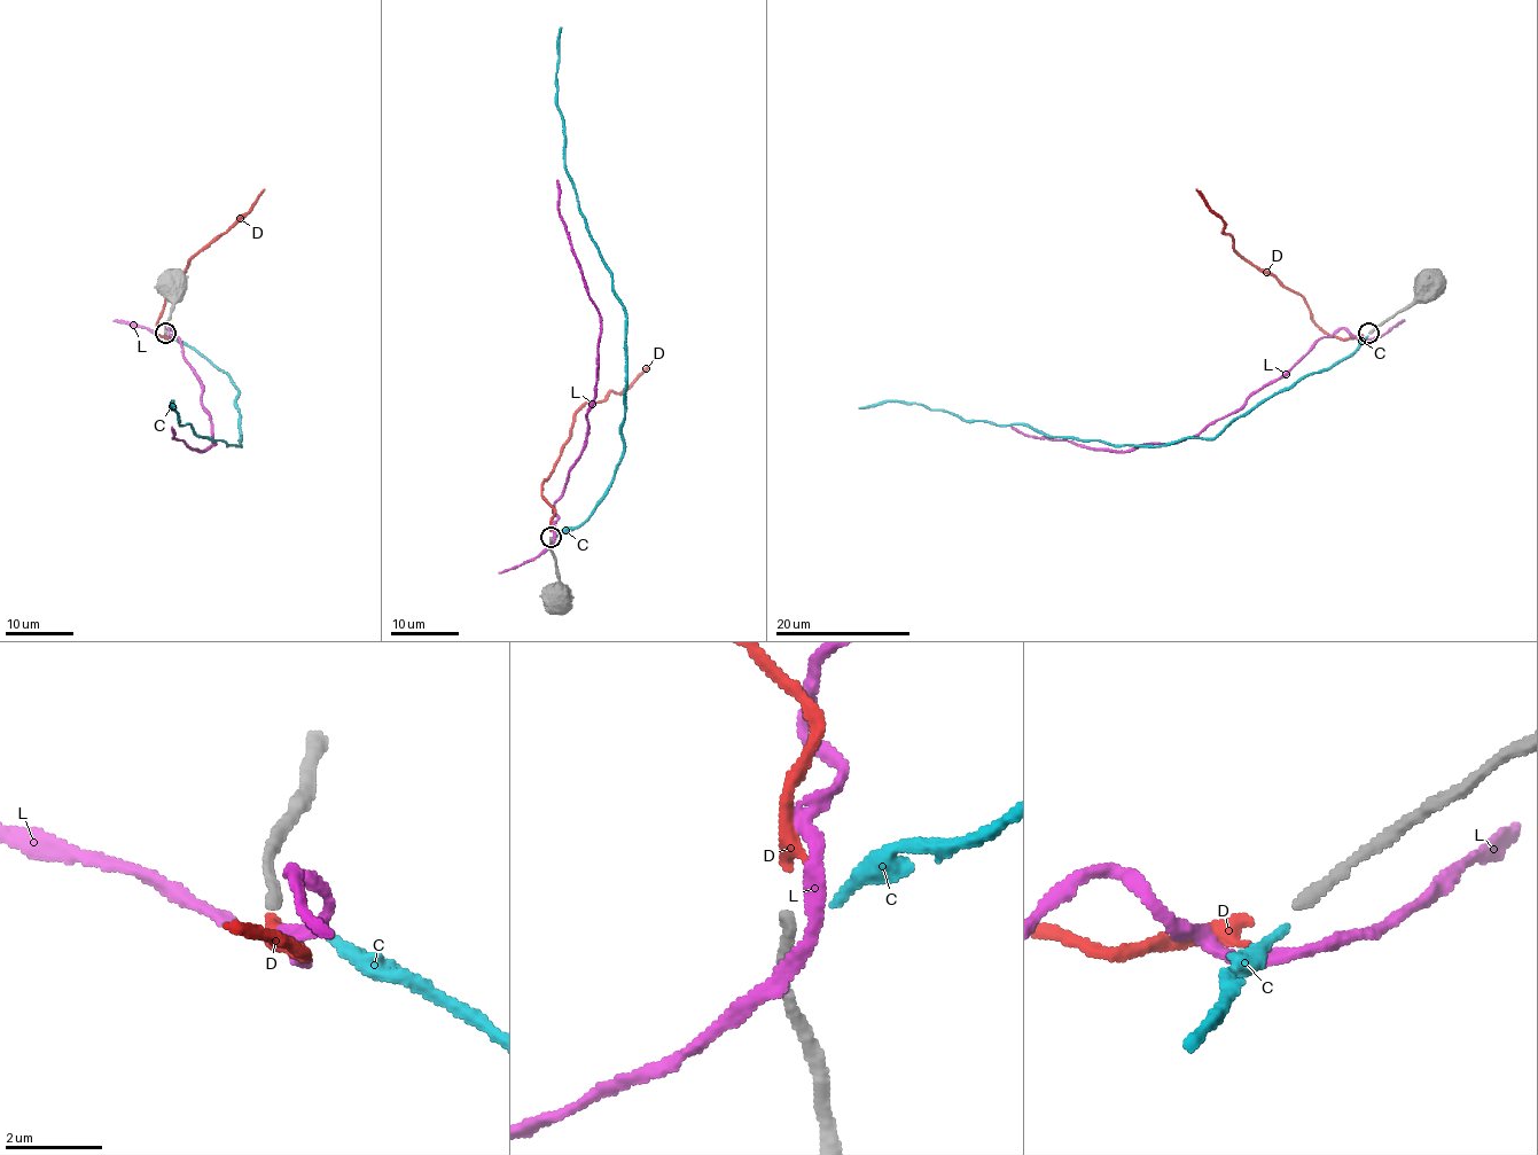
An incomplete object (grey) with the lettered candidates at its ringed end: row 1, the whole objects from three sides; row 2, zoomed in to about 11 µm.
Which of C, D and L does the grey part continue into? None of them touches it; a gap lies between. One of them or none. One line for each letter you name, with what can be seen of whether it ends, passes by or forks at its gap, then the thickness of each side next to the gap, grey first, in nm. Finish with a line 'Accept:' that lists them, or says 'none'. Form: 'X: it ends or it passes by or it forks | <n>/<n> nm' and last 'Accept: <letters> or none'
D: it ends | 260/360 nm
Accept: D

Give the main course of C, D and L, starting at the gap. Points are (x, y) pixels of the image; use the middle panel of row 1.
C: (556, 536), (591, 514), (619, 463), (627, 380), (624, 305), (565, 166), (556, 96), (562, 28)
D: (549, 531), (553, 507), (541, 493), (541, 483), (555, 468), (574, 415), (585, 404), (623, 392), (650, 365)
L: (553, 538), (559, 517), (553, 506), (585, 441), (601, 337), (601, 315), (559, 210), (556, 180)

